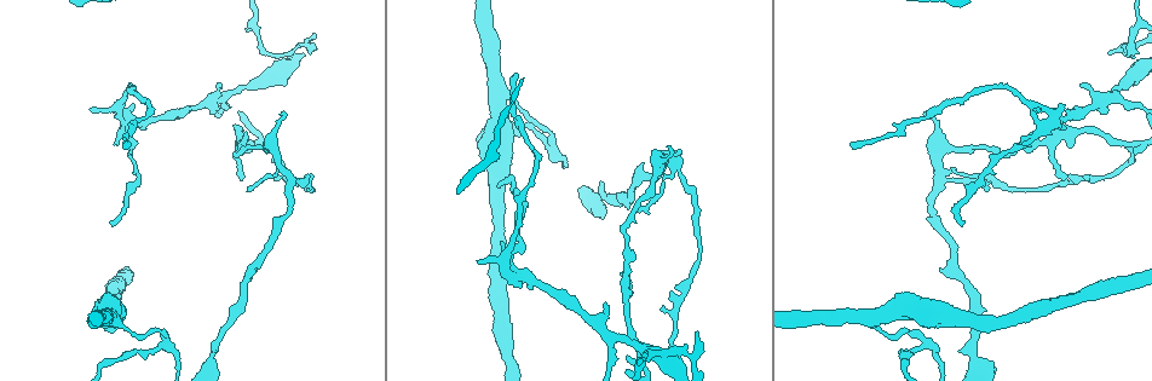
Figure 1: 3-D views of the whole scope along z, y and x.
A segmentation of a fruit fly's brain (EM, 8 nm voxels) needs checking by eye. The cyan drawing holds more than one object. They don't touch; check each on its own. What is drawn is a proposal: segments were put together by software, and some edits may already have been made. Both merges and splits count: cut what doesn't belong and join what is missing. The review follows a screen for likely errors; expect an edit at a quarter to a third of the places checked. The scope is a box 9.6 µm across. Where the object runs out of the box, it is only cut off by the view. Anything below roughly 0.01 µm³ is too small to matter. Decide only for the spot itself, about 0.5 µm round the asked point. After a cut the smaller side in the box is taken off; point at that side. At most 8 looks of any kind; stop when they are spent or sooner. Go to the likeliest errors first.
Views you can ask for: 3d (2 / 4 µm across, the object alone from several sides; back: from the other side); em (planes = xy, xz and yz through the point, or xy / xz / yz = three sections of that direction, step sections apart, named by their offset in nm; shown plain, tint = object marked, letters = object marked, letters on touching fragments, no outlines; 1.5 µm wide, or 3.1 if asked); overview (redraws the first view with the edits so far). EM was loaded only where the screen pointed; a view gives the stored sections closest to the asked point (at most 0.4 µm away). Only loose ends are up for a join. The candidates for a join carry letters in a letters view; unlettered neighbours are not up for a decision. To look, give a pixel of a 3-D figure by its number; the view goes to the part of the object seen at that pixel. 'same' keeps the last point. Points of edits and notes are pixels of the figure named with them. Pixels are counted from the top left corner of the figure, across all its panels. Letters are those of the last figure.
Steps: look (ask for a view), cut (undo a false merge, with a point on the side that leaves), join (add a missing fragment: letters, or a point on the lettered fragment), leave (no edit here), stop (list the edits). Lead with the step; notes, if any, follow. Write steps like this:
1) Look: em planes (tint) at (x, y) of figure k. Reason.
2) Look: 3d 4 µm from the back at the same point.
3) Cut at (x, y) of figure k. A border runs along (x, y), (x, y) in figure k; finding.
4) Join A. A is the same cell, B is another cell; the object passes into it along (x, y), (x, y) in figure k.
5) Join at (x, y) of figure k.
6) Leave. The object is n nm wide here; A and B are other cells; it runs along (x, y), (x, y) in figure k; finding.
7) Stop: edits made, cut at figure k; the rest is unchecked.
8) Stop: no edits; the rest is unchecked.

Look: 3d 2 µm at (1130, 148) of figure 1. Free end.

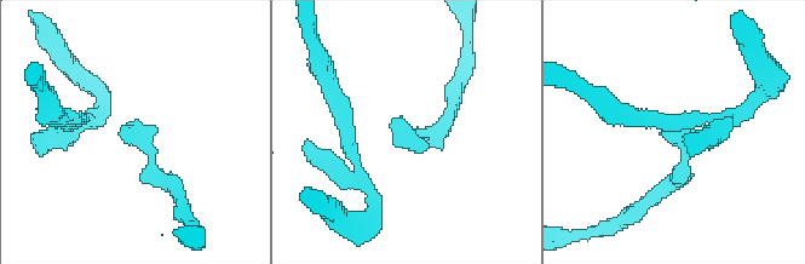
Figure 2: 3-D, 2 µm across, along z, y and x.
Look: em planes (letters) at (121, 128) of figure 2.

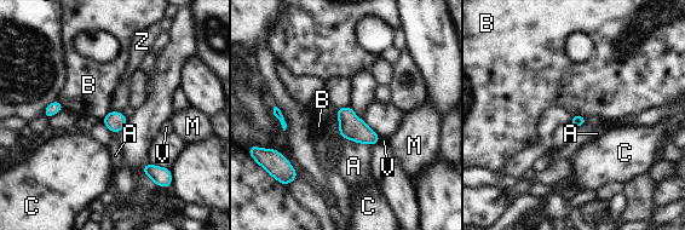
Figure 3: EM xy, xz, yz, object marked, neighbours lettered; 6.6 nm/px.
Leave. A, B, C, M, V and Z are other cells; a border runs along (337, 108), (339, 128) in figure 3; none of them fits.

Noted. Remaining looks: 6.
Look: em planes (plain) at (479, 264) of figure 1. Branch stops here.

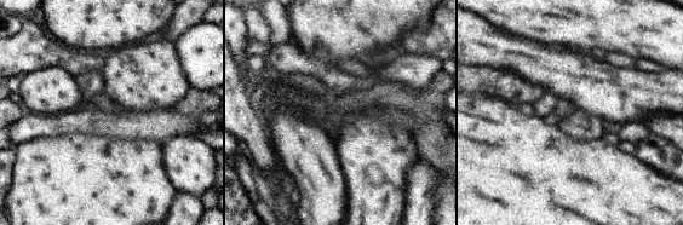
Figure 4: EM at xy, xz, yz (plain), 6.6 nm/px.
Look: em planes (tint) at the same point. With the object marked.

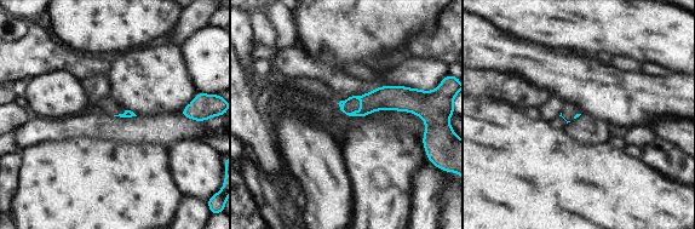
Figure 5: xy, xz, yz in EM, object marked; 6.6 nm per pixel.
Look: em planes (letters) at the same point. What lies round it.

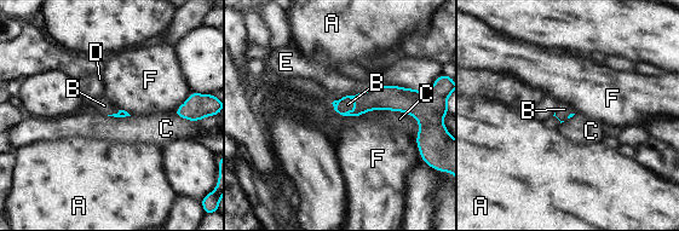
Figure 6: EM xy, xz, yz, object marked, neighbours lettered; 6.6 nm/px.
Join at (347, 104) of figure 6. B is the same cell, A, C, D, E and F are other cells; the neuron continues.

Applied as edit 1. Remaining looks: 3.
Stop: edits made, join at figure 6; the rest is unchecked.

